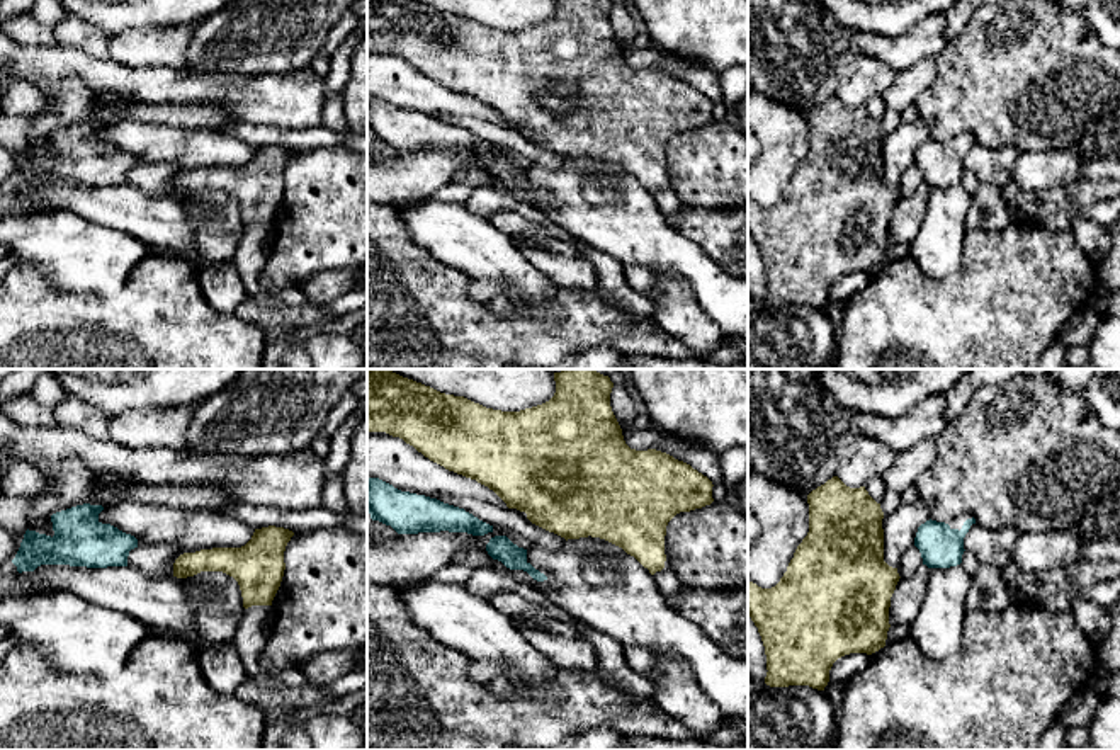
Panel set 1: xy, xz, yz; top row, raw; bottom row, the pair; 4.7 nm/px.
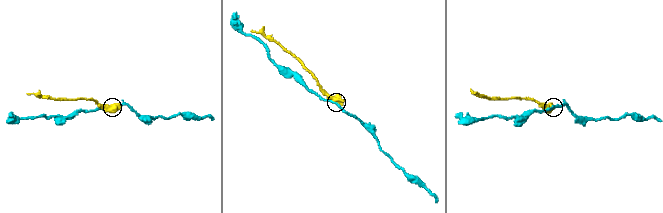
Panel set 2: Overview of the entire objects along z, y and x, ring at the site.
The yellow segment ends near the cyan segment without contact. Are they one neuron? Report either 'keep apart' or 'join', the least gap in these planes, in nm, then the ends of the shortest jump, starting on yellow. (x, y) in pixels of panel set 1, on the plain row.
keep apart; 120 nm apart; from yellow across xz (509, 126), (492, 145)

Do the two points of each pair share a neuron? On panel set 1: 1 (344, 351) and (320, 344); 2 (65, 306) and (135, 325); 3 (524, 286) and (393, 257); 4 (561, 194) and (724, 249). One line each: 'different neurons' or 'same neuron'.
1: same neuron
2: same neuron
3: different neurons
4: different neurons

